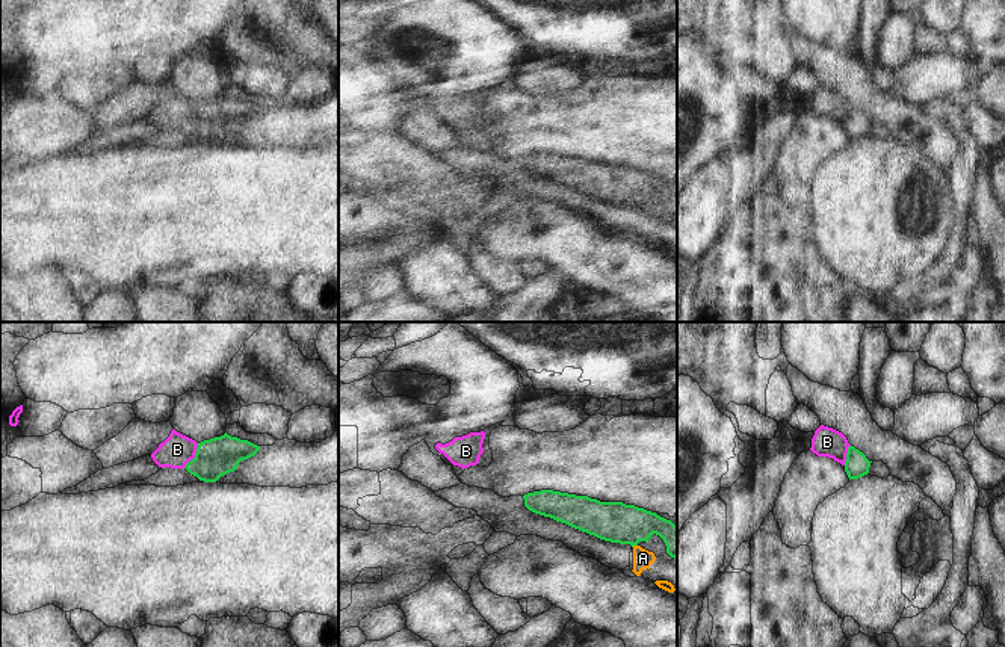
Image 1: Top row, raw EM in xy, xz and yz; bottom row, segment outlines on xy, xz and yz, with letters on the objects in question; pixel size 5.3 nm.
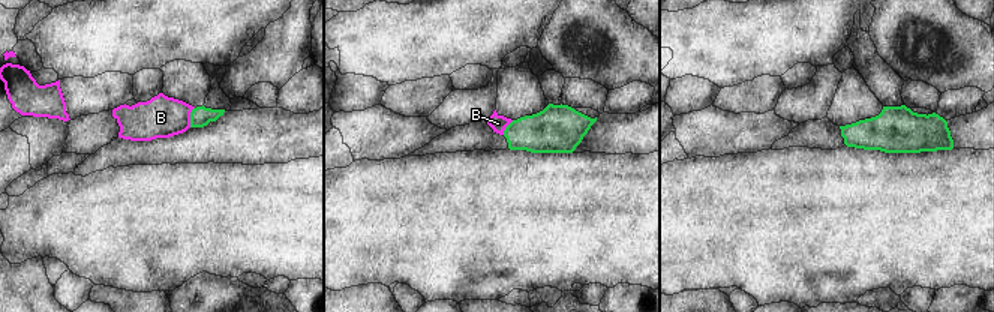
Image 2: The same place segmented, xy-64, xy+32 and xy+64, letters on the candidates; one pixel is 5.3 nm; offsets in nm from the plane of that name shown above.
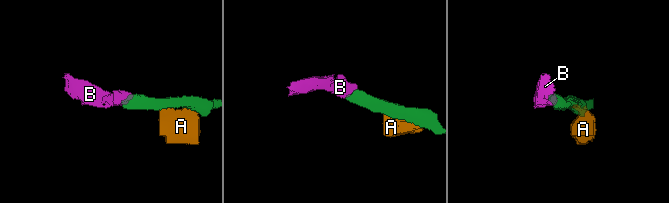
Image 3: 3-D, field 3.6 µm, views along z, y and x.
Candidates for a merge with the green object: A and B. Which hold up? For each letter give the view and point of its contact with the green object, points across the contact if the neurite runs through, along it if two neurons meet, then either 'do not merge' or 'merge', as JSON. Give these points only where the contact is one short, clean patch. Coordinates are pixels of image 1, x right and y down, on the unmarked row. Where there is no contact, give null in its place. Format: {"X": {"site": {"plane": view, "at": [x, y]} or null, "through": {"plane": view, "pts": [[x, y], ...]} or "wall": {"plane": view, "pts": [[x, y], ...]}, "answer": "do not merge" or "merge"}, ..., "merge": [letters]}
{"A": {"site": {"plane": "xz", "at": [633, 206]}, "answer": "do not merge"}, "B": {"site": {"plane": "xy", "at": [195, 117]}, "through": {"plane": "xy", "pts": [[216, 118], [195, 117], [177, 111]]}, "answer": "merge"}, "merge": ["B"]}

